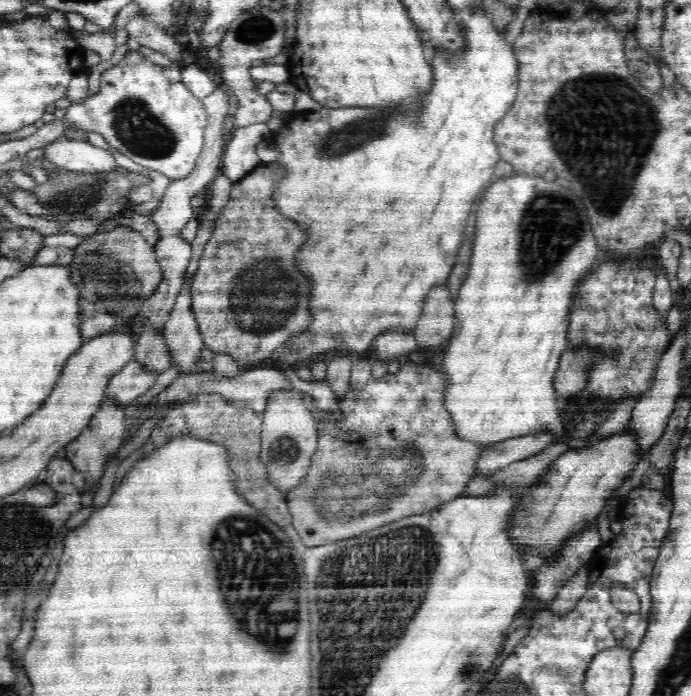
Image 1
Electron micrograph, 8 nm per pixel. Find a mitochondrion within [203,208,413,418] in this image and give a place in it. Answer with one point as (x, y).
(265, 294)

